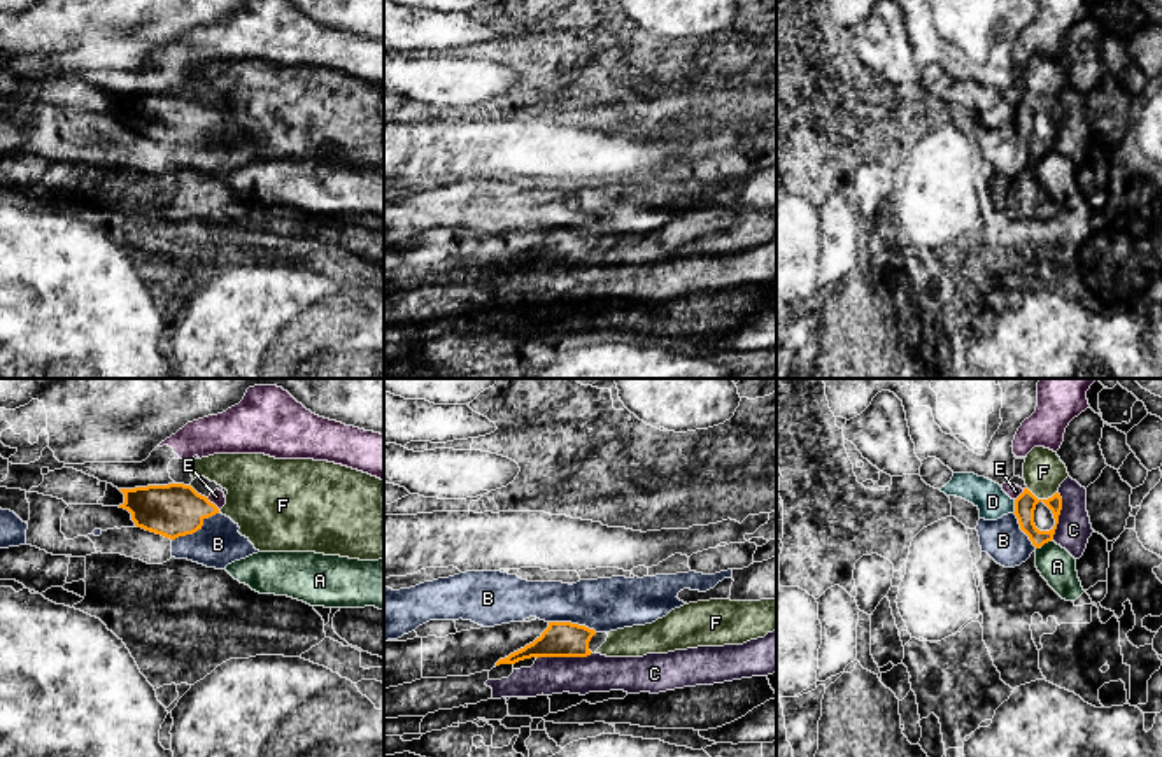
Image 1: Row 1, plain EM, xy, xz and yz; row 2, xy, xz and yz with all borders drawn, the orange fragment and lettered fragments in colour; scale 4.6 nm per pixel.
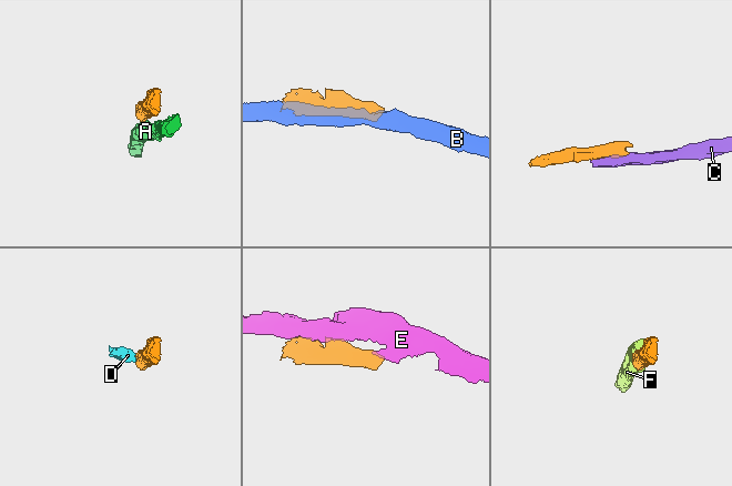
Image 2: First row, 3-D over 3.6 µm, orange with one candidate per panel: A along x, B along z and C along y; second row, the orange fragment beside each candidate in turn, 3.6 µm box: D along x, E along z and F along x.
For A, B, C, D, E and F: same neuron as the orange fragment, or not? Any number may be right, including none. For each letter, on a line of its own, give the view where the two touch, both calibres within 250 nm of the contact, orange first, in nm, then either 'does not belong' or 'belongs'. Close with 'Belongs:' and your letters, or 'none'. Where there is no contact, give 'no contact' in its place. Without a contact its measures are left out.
A: yz | 100/170 nm | does not belong
B: xy | 240/220 nm | does not belong
C: xz | 160/180 nm | does not belong
D: yz | 100/150 nm | does not belong
E: xy | 240/70 nm | does not belong
F: yz | 100/190 nm | belongs
Belongs: F

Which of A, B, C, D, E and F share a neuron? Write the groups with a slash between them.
A / B / C / D / E / F

